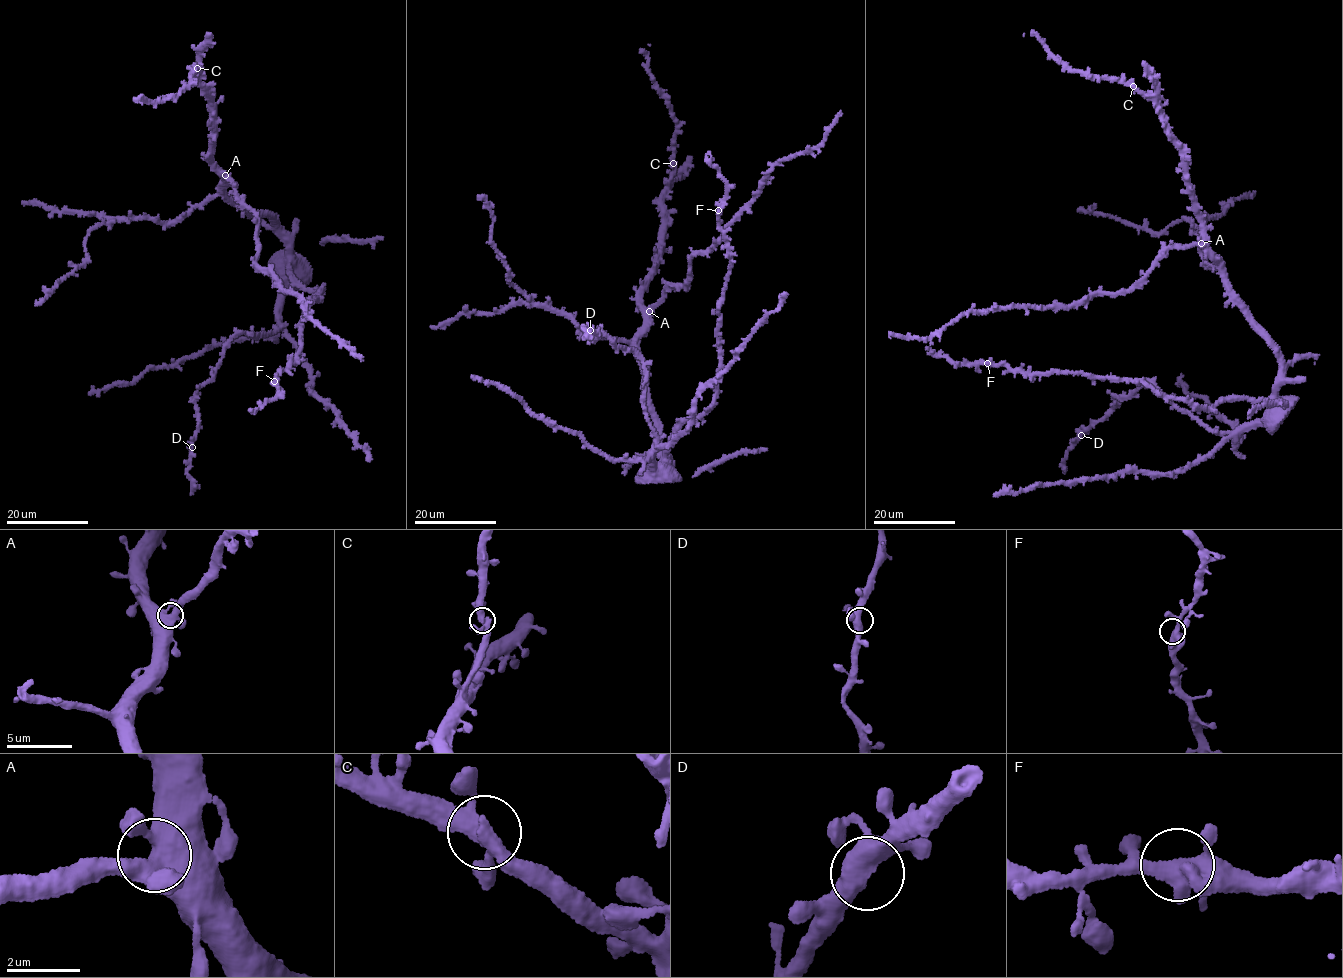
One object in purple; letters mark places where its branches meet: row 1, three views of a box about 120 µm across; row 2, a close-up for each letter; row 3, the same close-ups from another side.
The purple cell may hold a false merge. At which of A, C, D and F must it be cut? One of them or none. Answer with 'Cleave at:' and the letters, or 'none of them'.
Cleave at: none of them

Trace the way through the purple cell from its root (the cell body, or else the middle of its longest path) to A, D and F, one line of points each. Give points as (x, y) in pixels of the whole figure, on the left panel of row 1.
A: (253, 211), (225, 196), (225, 175)
D: (253, 211), (275, 221), (286, 247), (280, 326), (254, 338), (243, 333), (231, 339), (197, 392), (192, 447)
F: (253, 211), (280, 227), (290, 278), (321, 291), (303, 314), (296, 357), (274, 381)

